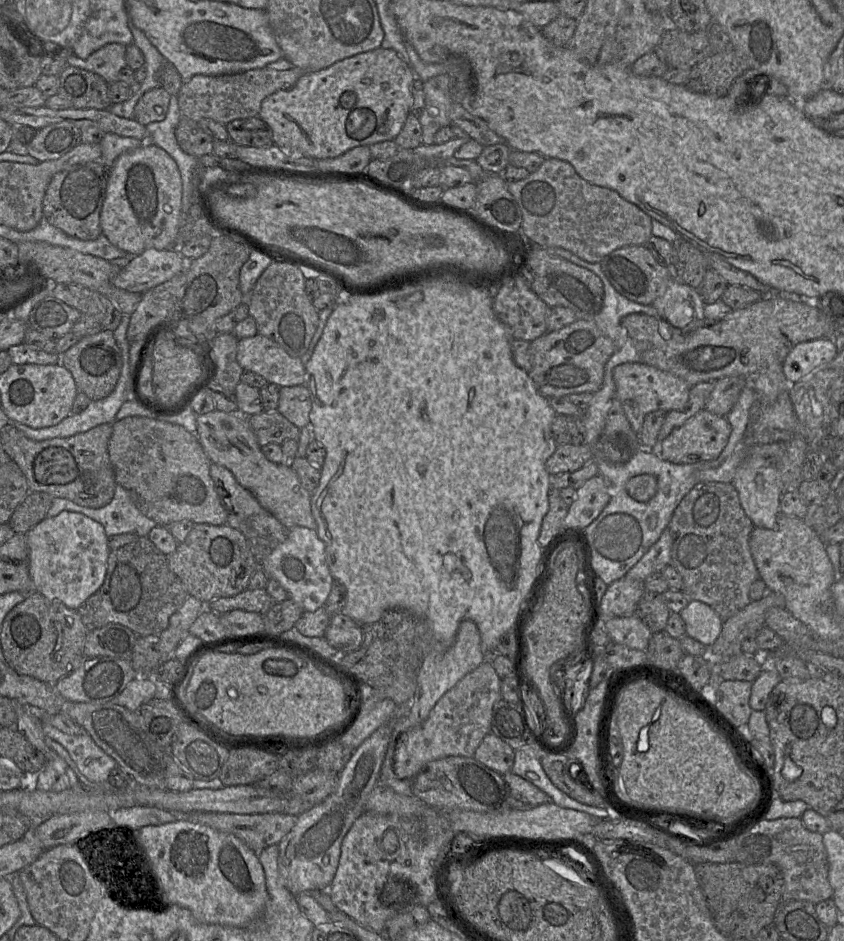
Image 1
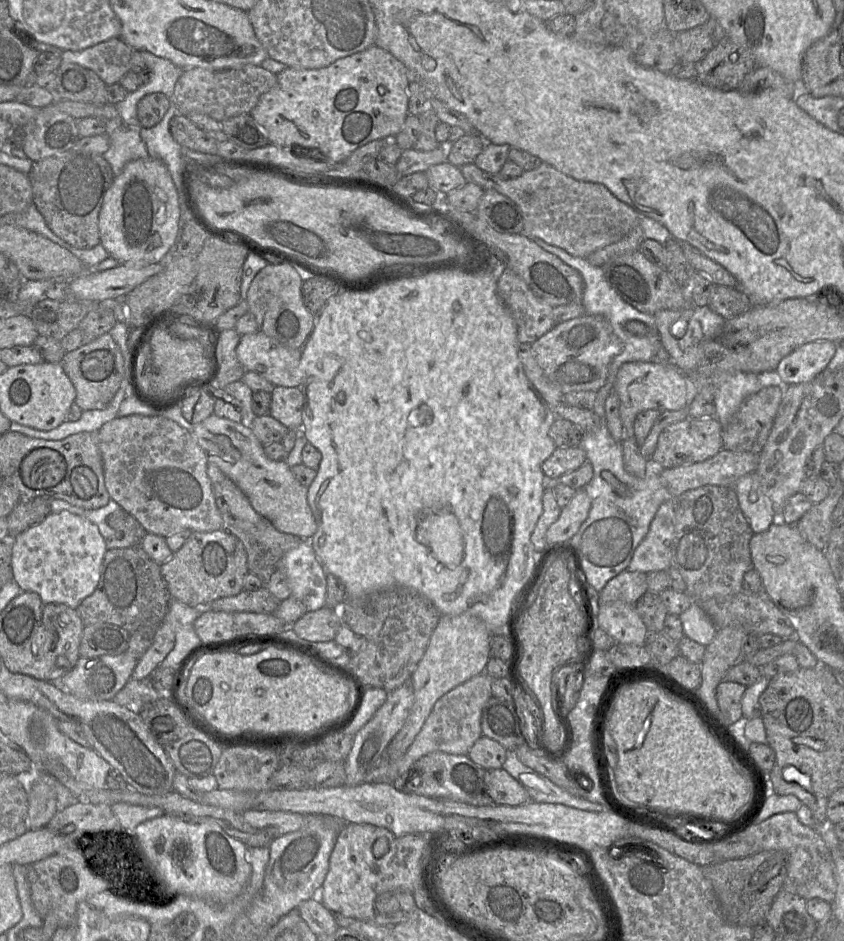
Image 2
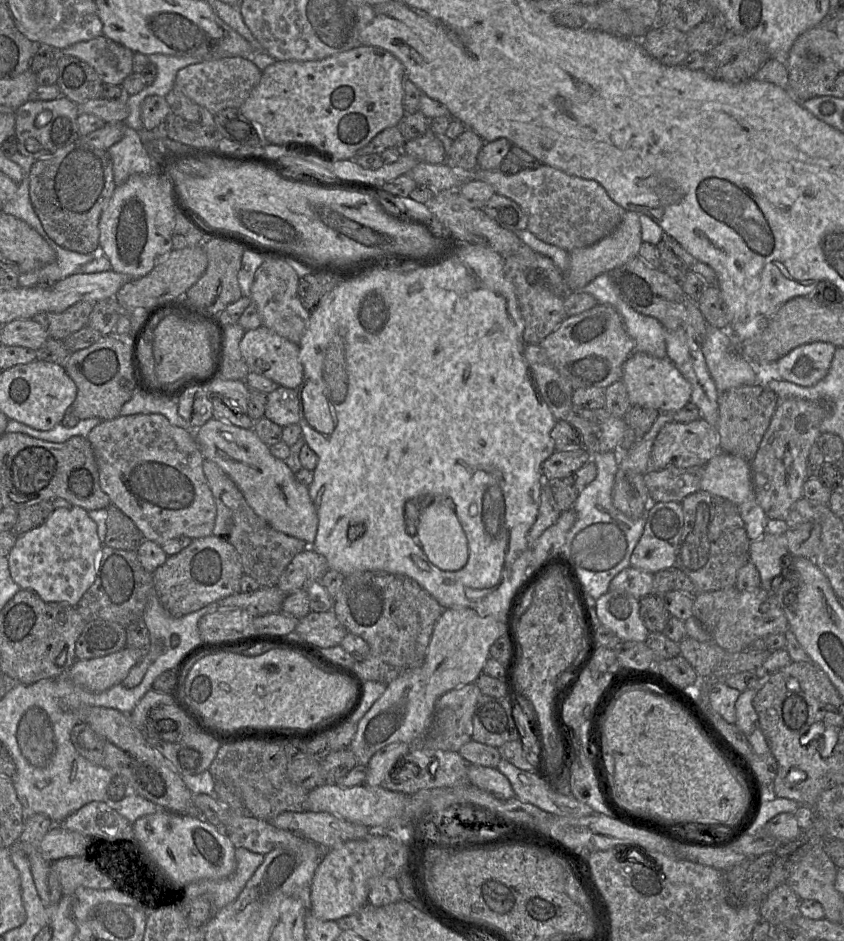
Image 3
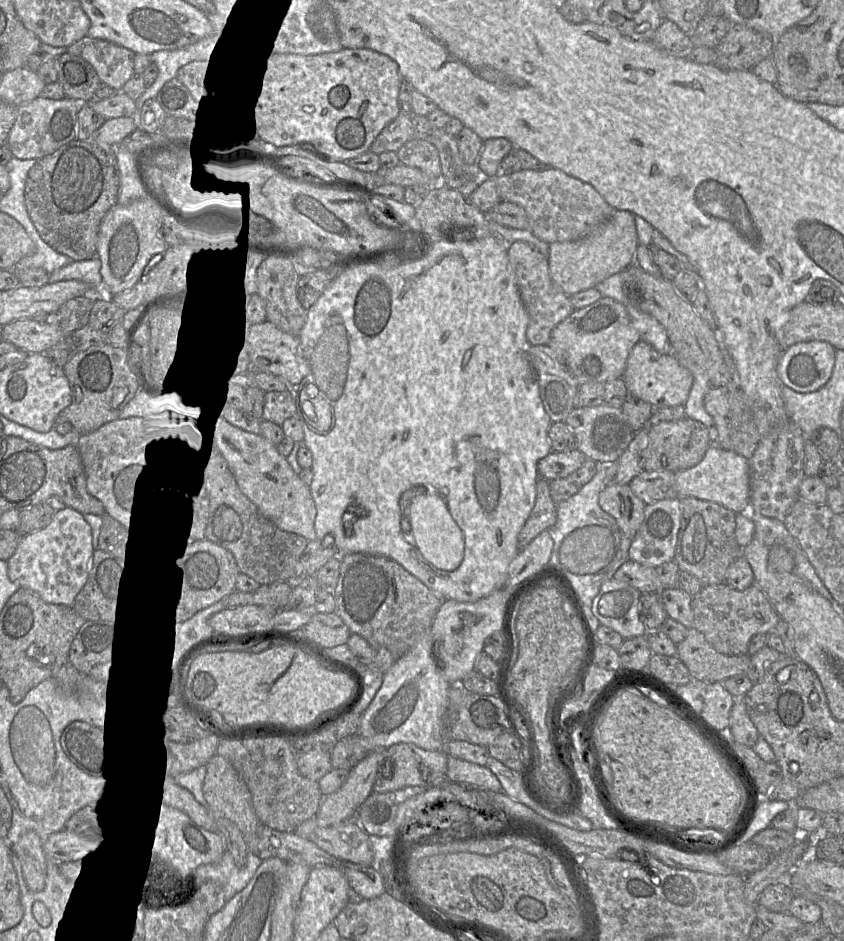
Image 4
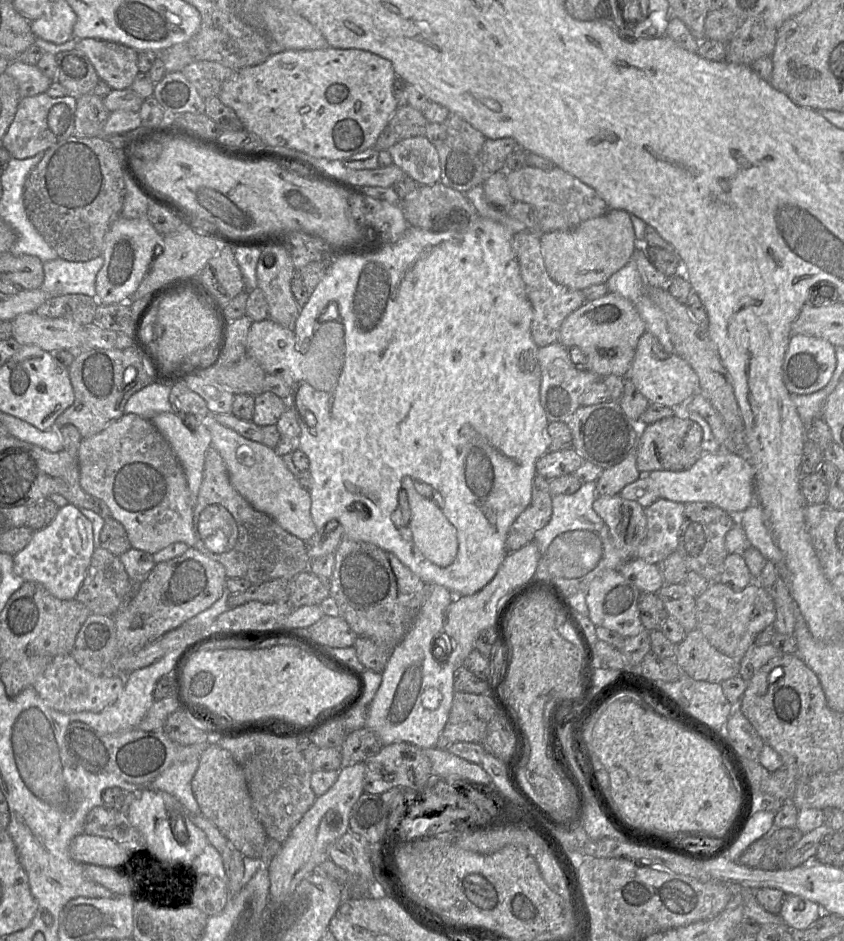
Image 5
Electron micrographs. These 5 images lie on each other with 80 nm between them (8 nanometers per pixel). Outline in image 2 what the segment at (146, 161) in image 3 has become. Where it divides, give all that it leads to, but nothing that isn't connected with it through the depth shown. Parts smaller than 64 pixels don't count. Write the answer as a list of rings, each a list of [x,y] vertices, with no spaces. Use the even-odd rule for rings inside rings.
[[[120,119],[105,122],[110,146],[103,157],[110,164],[113,176],[117,177],[128,162],[149,155],[139,129],[129,128]]]

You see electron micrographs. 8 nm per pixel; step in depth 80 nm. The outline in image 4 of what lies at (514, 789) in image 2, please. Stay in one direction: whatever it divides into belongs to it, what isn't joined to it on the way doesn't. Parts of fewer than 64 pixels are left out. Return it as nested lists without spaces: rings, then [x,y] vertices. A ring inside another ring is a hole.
[[[448,756],[446,779],[473,790],[504,792],[498,778],[489,768],[453,756]]]

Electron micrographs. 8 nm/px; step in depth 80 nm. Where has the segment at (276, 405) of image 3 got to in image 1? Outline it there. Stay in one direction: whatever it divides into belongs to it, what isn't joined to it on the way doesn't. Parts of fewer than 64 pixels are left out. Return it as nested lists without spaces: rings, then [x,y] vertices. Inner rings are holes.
[[[307,386],[280,387],[277,411],[299,429],[309,424],[311,406],[311,394]]]

